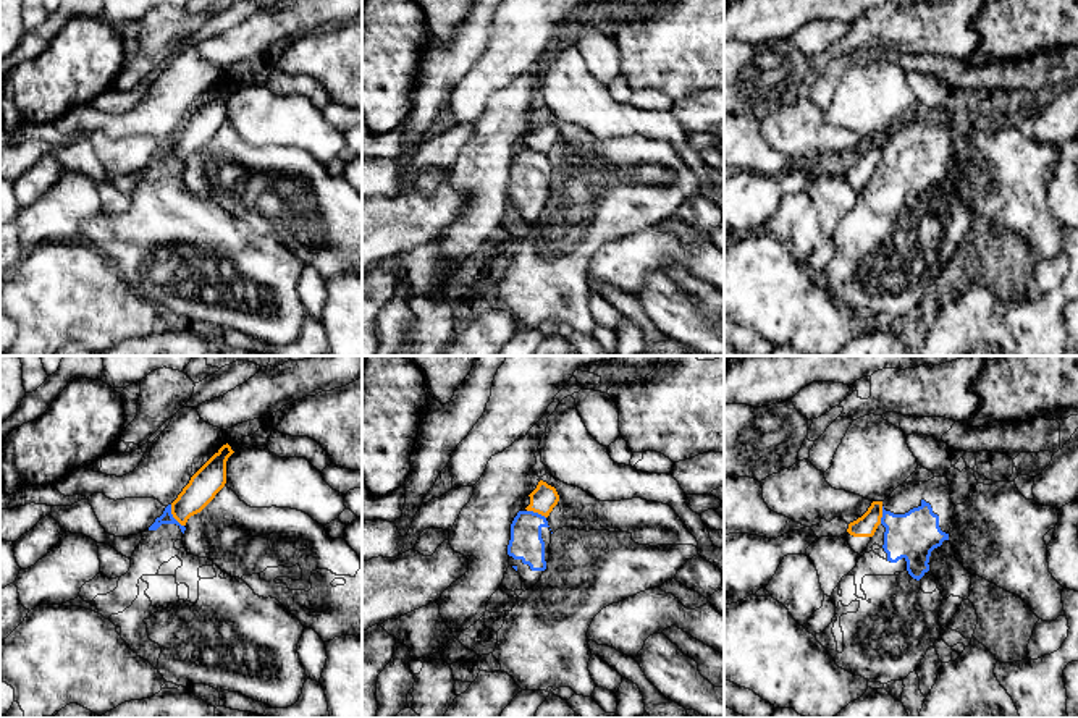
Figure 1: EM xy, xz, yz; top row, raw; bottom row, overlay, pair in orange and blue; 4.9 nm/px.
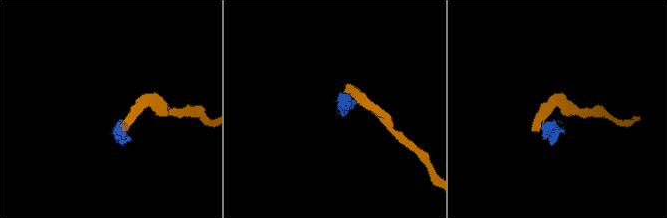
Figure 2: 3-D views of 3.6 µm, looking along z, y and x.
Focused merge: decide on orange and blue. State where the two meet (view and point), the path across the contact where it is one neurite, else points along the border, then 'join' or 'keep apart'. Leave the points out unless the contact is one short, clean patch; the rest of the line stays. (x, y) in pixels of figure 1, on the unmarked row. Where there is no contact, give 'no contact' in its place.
contact xy (173, 154); border xy (170, 143), (170, 151), (183, 164); keep apart

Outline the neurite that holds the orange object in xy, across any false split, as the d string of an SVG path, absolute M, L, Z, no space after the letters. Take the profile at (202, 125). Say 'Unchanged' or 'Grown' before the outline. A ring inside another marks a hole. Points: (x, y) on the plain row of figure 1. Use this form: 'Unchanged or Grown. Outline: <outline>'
Unchanged. Outline: M223 82L189 118L171 141L171 152L186 163L187 157L200 150L226 121L226 99L234 89Z

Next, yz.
Grown. Outline: M873 139L868 149L857 158L849 162L847 180L855 191L863 191L863 188L871 180L878 163L882 155L882 139Z

